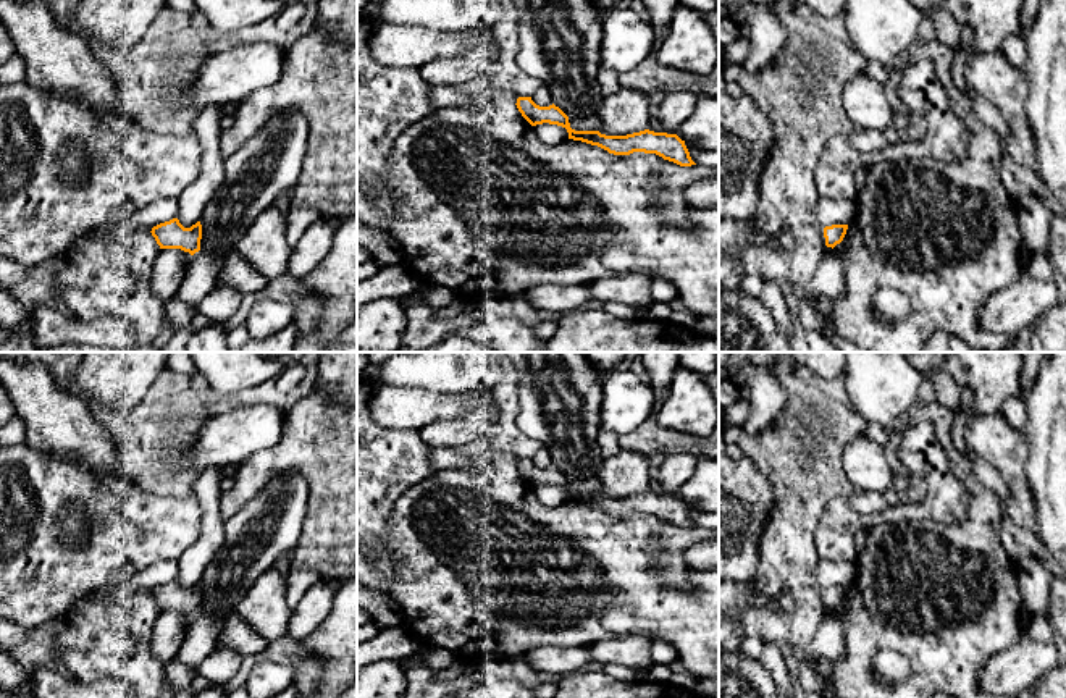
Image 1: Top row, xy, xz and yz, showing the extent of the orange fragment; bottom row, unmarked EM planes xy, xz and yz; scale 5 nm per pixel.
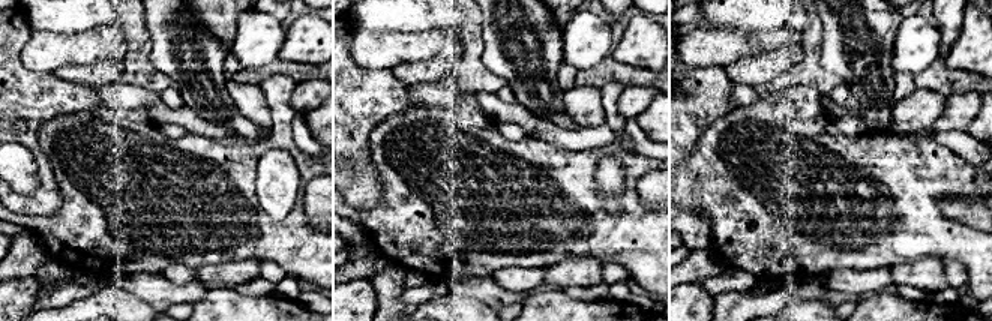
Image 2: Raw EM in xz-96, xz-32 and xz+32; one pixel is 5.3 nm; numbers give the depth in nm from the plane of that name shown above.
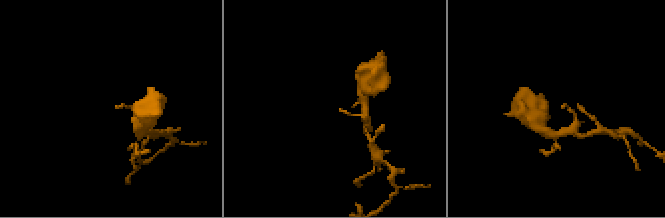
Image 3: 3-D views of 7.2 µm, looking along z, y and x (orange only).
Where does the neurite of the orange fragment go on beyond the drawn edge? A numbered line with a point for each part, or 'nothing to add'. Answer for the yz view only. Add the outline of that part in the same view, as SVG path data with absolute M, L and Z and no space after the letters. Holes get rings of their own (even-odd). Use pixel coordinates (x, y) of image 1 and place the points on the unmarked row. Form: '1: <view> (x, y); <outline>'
nothing to add

